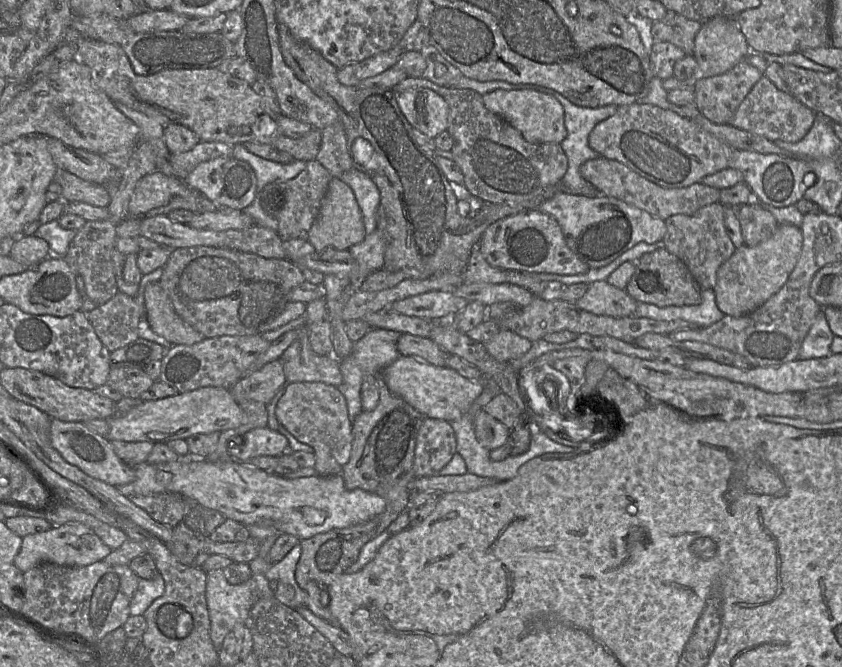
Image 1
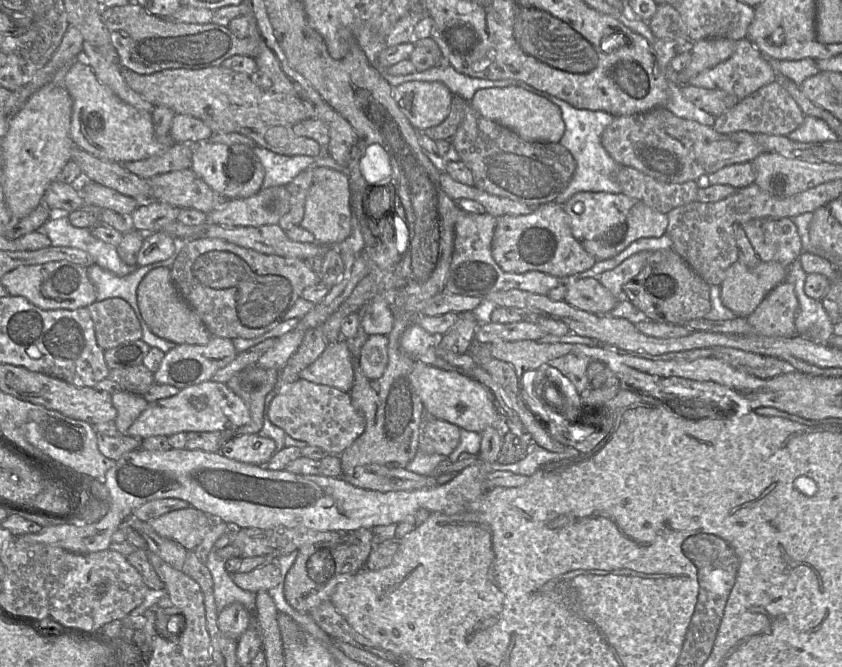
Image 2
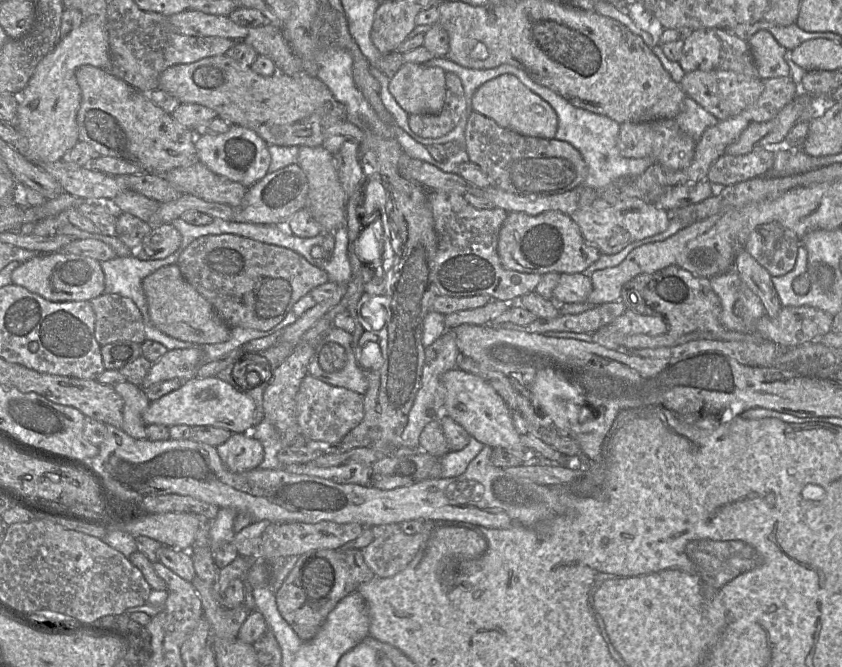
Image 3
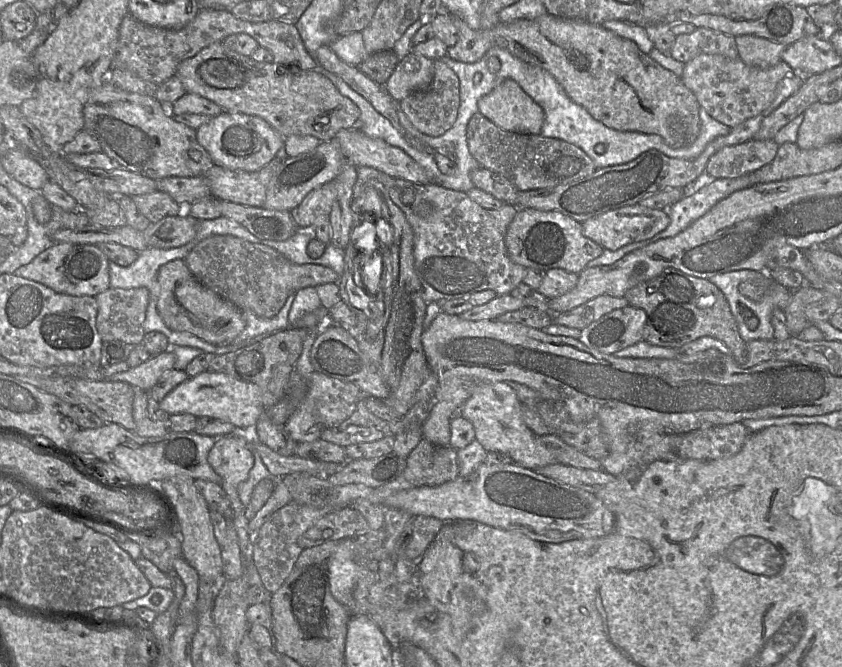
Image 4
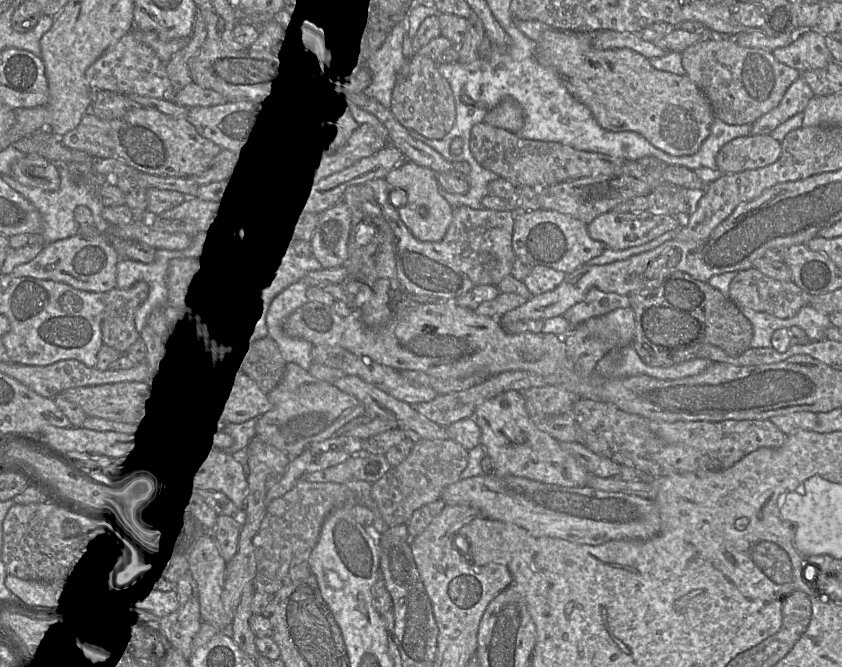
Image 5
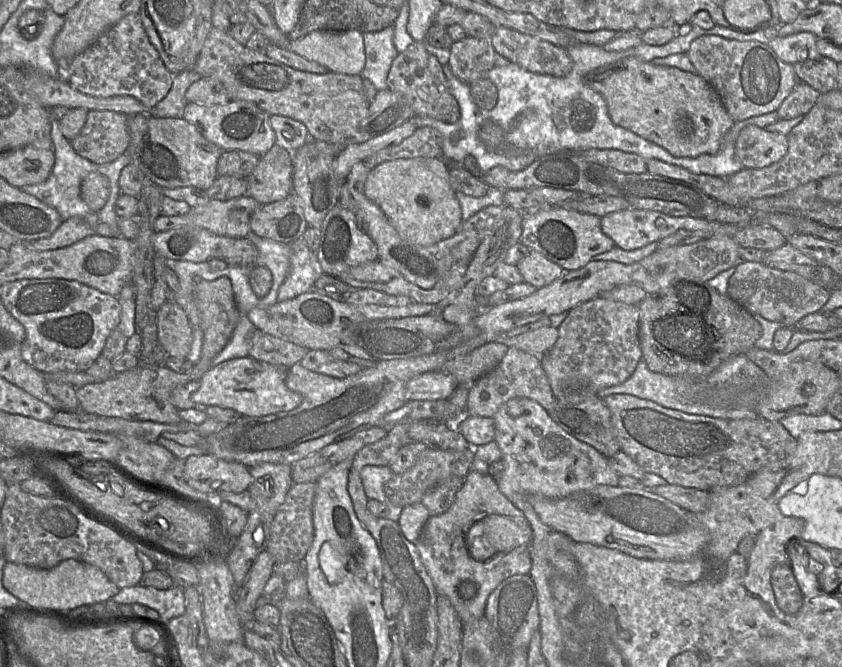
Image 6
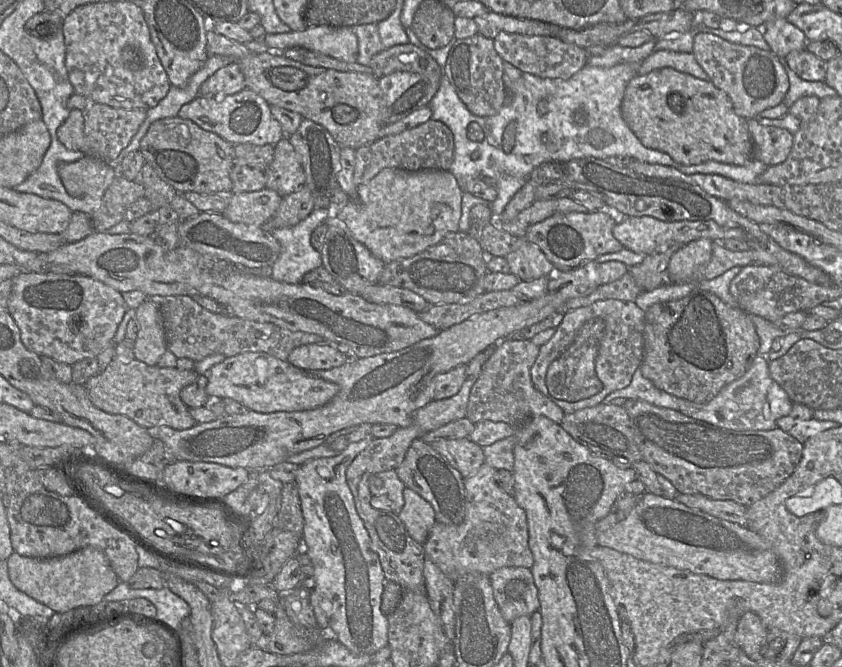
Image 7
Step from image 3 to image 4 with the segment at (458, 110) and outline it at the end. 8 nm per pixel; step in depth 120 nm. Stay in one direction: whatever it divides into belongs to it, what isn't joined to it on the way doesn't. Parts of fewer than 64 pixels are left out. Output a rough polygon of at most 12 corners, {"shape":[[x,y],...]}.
{"shape":[[440,59],[424,91],[398,104],[416,129],[438,137],[457,119],[460,83]]}

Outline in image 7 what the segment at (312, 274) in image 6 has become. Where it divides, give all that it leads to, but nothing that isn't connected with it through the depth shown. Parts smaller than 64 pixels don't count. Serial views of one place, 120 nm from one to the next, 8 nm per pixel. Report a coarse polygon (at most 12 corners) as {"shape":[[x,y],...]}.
{"shape":[[314,209],[292,227],[272,230],[281,254],[271,277],[288,284],[322,265],[314,229],[332,216]]}

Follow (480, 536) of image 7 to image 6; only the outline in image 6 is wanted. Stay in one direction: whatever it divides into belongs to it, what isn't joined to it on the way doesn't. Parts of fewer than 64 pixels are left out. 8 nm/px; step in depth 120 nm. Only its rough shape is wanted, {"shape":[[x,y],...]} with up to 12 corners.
{"shape":[[470,470],[452,506],[415,543],[462,625],[504,579],[529,574],[527,542],[485,561],[470,527],[492,514],[529,527],[487,472]]}

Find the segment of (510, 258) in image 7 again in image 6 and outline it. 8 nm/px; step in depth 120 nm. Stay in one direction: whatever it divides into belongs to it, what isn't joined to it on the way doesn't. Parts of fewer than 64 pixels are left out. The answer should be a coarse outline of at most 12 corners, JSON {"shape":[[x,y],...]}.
{"shape":[[530,250],[516,267],[536,289],[564,274],[560,266]]}

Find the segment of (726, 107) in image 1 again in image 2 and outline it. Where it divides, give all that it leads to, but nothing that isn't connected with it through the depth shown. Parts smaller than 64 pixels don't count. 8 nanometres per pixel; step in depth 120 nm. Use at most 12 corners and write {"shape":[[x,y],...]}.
{"shape":[[747,39],[690,79],[744,99],[775,80],[769,60]]}

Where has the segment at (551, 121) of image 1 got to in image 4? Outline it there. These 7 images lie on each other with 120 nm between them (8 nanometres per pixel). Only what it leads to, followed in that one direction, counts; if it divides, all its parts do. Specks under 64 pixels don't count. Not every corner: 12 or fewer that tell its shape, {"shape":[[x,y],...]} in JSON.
{"shape":[[512,79],[481,97],[498,127],[540,134],[541,106]]}

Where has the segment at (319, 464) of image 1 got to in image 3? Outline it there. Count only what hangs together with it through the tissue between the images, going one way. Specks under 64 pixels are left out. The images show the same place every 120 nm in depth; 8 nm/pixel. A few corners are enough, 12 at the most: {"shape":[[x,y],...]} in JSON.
{"shape":[[307,374],[296,396],[308,441],[341,441],[363,396]]}

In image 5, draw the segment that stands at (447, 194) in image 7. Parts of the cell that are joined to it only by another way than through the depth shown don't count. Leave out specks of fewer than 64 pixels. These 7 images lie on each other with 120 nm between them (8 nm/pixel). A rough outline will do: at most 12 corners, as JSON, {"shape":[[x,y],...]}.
{"shape":[[405,157],[386,174],[407,194],[397,209],[412,235],[441,240],[453,207],[436,172]]}

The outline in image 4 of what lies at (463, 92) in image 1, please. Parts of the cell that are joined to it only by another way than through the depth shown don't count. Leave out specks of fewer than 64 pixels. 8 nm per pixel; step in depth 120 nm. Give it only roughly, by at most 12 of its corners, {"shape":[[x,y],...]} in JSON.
{"shape":[[475,113],[470,154],[519,191],[597,170],[578,146]]}

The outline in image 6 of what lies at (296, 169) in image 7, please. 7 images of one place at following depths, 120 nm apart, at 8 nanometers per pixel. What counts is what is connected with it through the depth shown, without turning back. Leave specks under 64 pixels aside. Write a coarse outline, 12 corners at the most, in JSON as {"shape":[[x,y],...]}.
{"shape":[[274,144],[247,177],[260,206],[293,194],[292,153]]}

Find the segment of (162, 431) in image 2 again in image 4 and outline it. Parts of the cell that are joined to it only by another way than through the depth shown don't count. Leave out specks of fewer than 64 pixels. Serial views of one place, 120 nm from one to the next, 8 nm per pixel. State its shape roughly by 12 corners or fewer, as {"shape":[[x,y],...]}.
{"shape":[[210,371],[159,402],[169,415],[243,429],[265,411],[255,383]]}

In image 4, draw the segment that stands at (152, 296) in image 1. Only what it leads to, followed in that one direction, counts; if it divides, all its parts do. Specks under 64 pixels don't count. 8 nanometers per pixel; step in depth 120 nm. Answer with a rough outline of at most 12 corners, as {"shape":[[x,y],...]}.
{"shape":[[183,259],[162,265],[158,313],[215,345],[245,329],[243,311]]}

